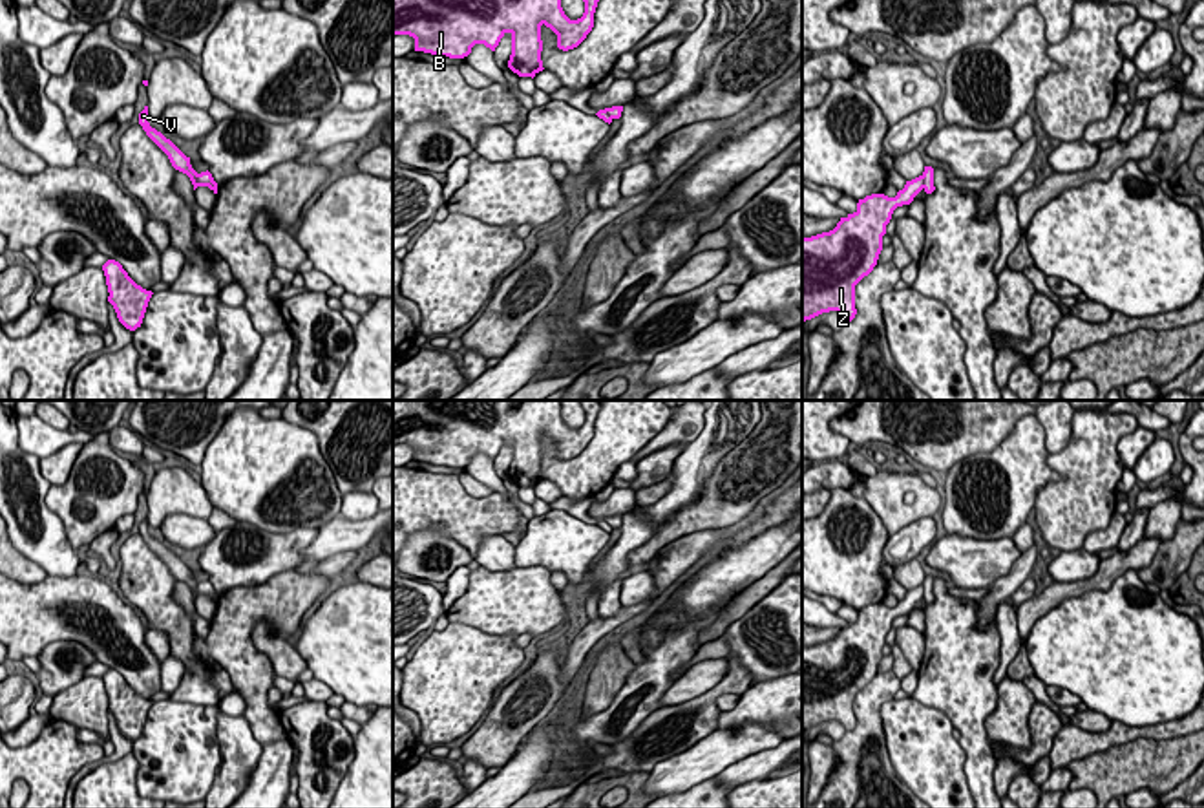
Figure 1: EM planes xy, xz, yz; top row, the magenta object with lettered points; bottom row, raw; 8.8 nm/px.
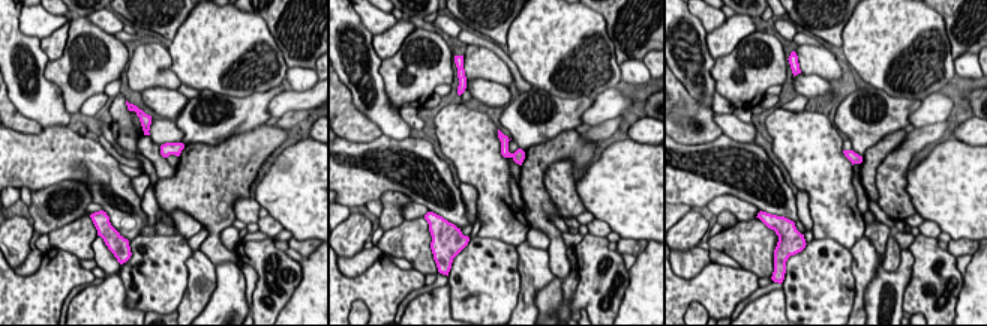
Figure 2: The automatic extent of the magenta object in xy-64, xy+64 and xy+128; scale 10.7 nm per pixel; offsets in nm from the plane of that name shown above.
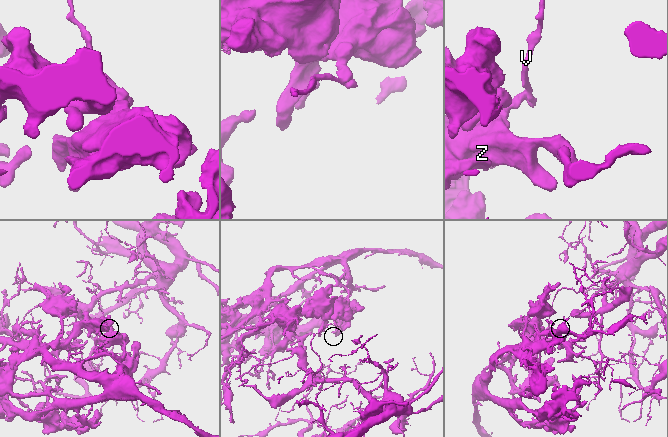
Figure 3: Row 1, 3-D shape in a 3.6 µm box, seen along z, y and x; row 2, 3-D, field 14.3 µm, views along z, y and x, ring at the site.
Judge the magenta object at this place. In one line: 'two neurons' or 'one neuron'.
two neurons

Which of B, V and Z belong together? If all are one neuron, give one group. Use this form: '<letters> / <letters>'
B Z / V

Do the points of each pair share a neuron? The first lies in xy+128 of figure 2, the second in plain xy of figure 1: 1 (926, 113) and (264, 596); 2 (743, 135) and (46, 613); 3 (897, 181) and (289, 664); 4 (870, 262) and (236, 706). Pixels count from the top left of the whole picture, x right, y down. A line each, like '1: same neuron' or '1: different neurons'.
1: different neurons
2: different neurons
3: same neuron
4: different neurons

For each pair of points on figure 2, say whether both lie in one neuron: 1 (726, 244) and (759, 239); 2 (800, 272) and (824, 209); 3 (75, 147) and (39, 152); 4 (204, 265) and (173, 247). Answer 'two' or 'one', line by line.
1: one
2: two
3: one
4: two

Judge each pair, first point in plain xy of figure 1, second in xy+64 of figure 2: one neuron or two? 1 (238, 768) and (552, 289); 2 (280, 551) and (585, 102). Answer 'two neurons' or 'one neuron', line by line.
1: two neurons
2: one neuron

